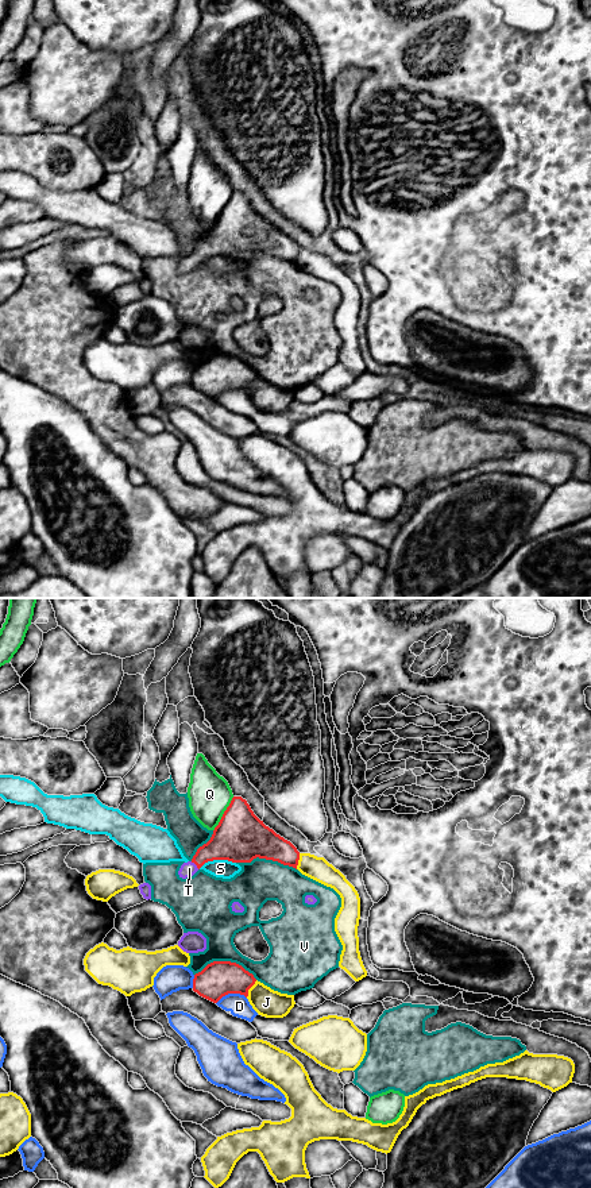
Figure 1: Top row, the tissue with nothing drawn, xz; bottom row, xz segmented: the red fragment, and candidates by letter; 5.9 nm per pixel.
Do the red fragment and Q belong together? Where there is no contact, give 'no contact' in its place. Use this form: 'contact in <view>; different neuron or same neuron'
contact in xz; different neuron

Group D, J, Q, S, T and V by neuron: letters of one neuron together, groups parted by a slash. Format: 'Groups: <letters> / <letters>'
Groups: D / J / Q / S / T / V

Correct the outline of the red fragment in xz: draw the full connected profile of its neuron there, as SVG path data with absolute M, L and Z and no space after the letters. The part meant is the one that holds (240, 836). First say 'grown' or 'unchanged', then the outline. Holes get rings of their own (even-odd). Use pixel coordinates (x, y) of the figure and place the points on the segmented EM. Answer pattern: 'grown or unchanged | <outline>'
grown | M233 796L229 806L224 811L219 825L215 828L210 840L200 846L188 863L184 863L178 871L179 878L193 876L205 863L213 860L228 860L232 863L251 863L254 859L266 859L278 861L297 869L300 852L297 848L273 829L260 821L250 805L242 796Z

